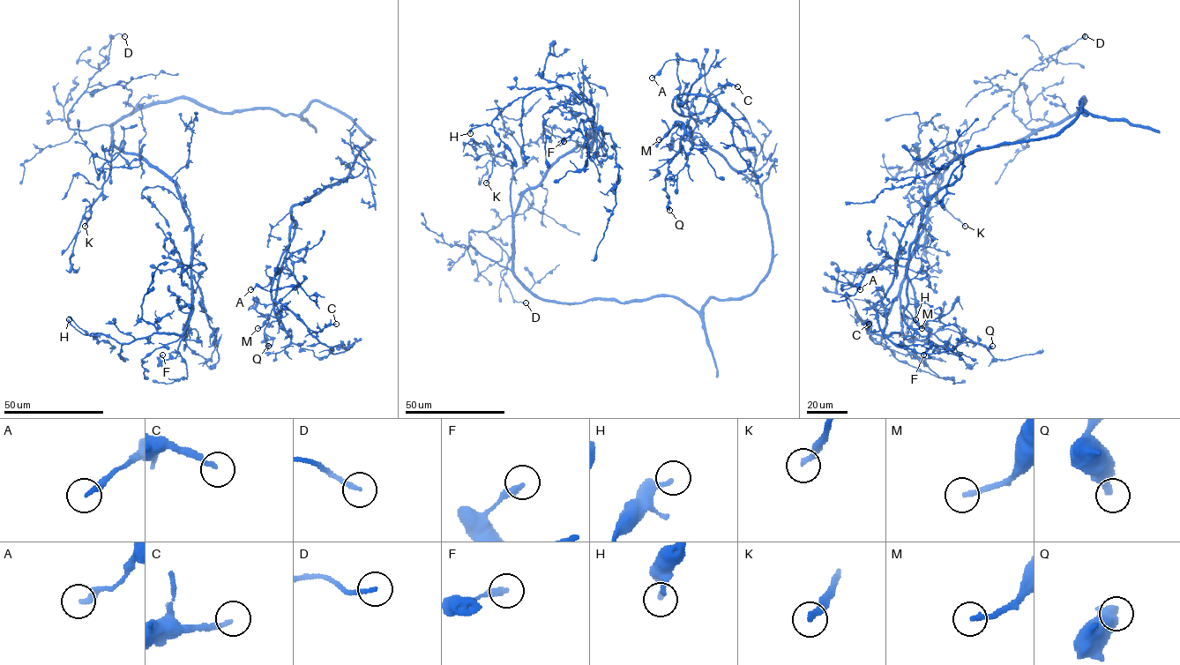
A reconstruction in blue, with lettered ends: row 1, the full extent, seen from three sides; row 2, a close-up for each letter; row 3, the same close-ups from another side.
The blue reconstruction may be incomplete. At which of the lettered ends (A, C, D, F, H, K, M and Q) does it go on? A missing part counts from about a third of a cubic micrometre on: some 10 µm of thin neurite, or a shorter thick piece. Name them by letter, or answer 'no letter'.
D, K, M, Q

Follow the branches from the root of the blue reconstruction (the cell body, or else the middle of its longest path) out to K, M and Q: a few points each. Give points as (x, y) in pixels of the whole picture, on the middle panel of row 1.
K: (633, 300), (558, 302), (537, 297), (513, 271), (512, 163), (501, 153), (495, 157), (486, 183)
M: (633, 300), (675, 296), (699, 310), (712, 297), (746, 296), (772, 257), (757, 182), (683, 124), (659, 139)
Q: (633, 300), (699, 310), (749, 295), (767, 272), (762, 188), (681, 122), (669, 210)

